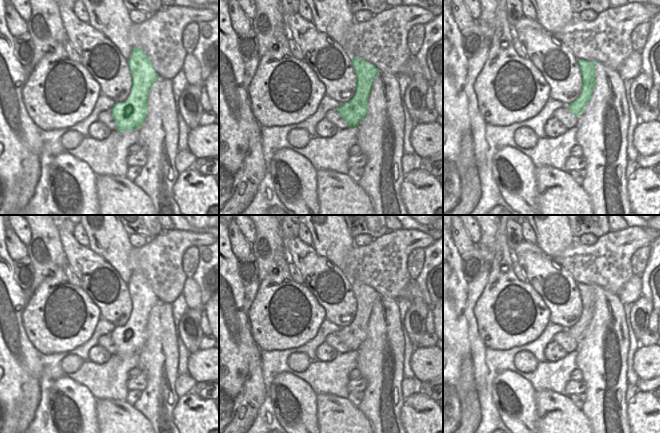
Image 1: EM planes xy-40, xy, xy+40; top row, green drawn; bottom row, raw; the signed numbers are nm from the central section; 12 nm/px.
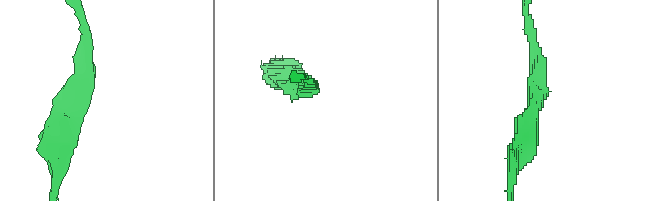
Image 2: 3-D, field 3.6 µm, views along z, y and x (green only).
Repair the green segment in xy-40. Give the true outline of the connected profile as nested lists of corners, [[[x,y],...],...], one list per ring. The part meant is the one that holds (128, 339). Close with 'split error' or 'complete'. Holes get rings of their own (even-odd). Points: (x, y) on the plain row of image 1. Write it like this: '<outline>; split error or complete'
[[[133,270],[128,284],[132,311],[127,323],[116,326],[110,333],[116,354],[137,354],[144,346],[147,337],[147,322],[151,309],[158,302],[146,277]]]; complete

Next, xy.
[[[358,280],[351,284],[356,297],[356,314],[349,326],[340,328],[335,334],[349,351],[357,351],[367,337],[371,311],[380,295],[372,287]]]; complete

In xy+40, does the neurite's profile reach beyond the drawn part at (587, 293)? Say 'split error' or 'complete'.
complete

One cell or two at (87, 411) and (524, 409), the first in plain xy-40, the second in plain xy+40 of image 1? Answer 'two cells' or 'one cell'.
one cell

